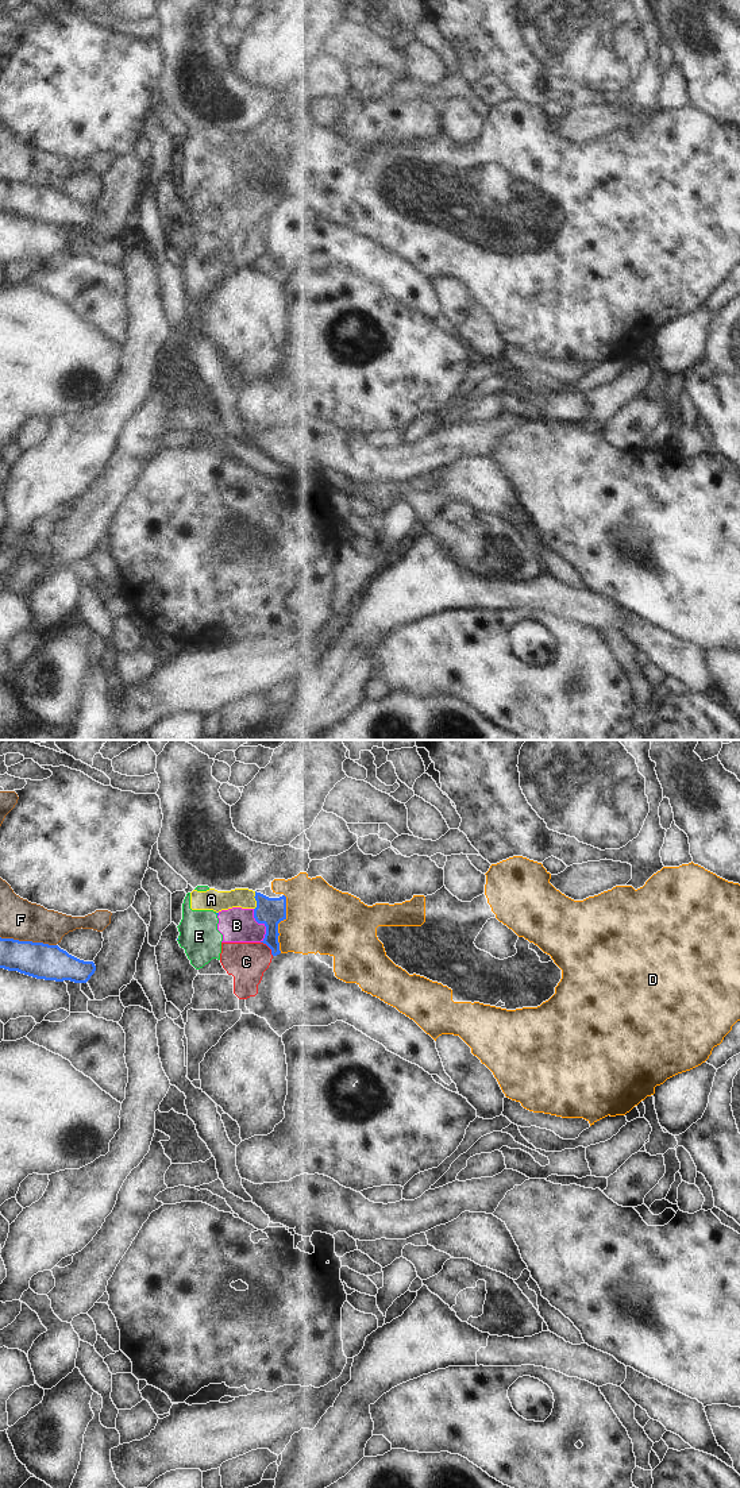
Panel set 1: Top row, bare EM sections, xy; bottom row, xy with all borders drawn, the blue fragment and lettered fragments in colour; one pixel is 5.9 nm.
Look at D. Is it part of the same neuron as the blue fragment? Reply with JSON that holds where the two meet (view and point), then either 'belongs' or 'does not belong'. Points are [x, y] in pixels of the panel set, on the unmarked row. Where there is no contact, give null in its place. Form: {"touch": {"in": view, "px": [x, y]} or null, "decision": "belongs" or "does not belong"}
{"touch": {"in": "xy", "px": [278, 166]}, "decision": "belongs"}

